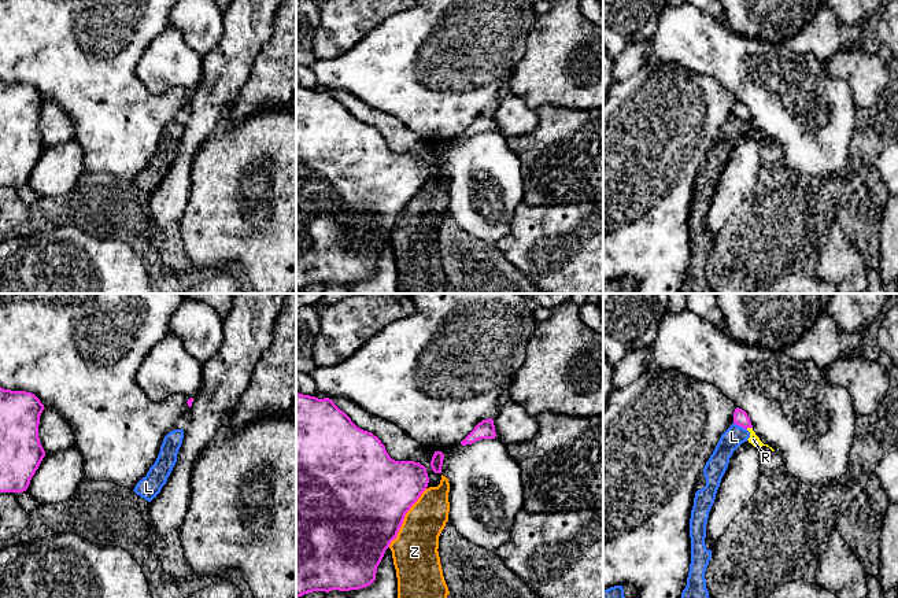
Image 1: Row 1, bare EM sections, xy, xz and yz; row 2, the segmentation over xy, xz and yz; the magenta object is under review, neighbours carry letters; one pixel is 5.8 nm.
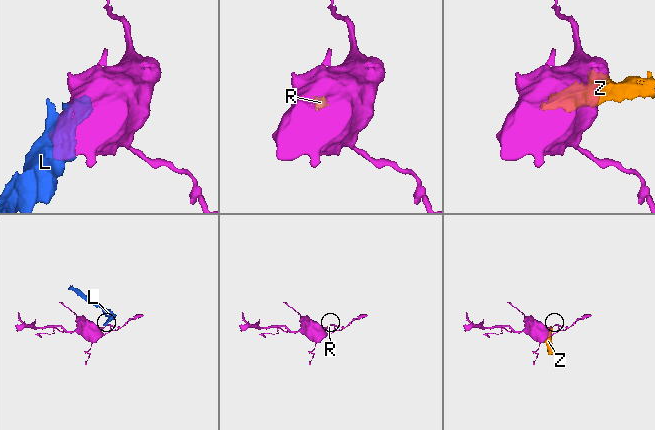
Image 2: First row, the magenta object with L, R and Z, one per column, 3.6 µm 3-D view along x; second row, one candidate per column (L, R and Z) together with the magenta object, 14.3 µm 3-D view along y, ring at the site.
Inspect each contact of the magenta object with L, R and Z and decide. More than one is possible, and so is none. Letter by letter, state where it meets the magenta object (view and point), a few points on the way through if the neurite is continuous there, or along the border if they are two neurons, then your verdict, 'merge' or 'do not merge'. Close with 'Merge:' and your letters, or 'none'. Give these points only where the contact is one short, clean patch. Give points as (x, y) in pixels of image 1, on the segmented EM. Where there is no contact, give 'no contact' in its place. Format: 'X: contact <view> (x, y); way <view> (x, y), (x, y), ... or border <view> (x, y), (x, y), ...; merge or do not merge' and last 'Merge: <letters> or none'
L: contact yz (741, 425); border yz (734, 423), (746, 429); do not merge
R: contact yz (749, 427); border yz (751, 427), (746, 428); do not merge
Z: contact xz (403, 517); do not merge
Merge: none

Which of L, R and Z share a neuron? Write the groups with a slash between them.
L R Z

